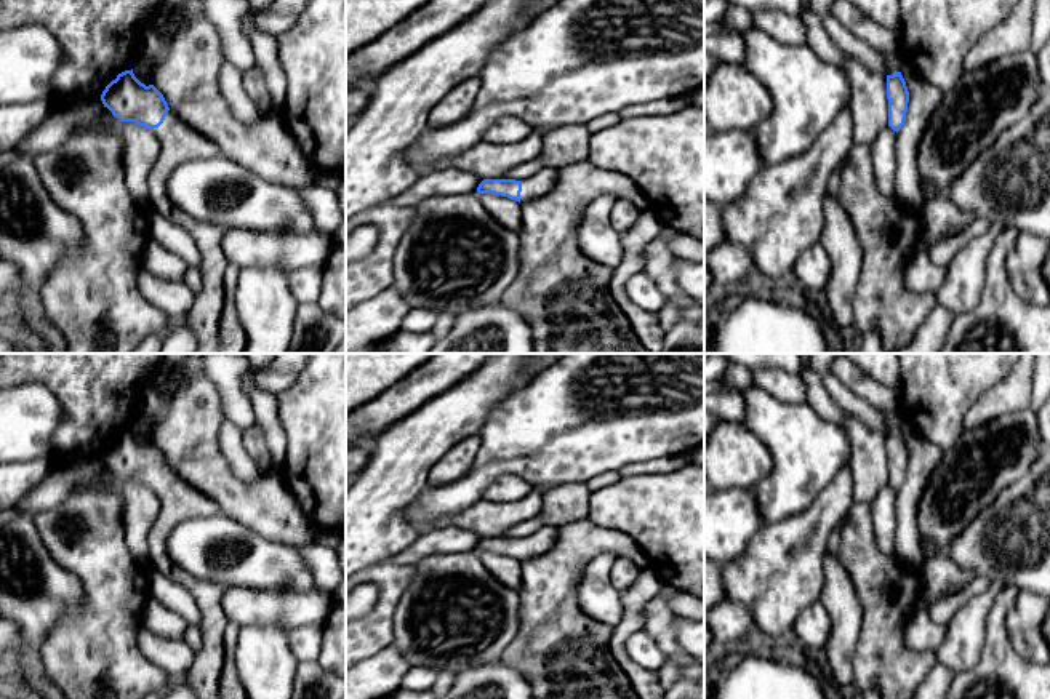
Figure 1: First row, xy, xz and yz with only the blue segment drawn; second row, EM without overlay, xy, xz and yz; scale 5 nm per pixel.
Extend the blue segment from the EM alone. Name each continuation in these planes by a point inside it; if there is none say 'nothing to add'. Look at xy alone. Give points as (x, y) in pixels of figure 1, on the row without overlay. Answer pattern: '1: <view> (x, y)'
1: xy (180, 501)

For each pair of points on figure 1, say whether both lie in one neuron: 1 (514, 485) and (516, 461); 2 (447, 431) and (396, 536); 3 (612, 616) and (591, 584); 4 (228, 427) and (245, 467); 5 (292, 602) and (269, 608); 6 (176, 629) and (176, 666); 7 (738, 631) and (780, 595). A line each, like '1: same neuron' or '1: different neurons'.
1: different neurons
2: same neuron
3: same neuron
4: same neuron
5: same neuron
6: different neurons
7: different neurons

